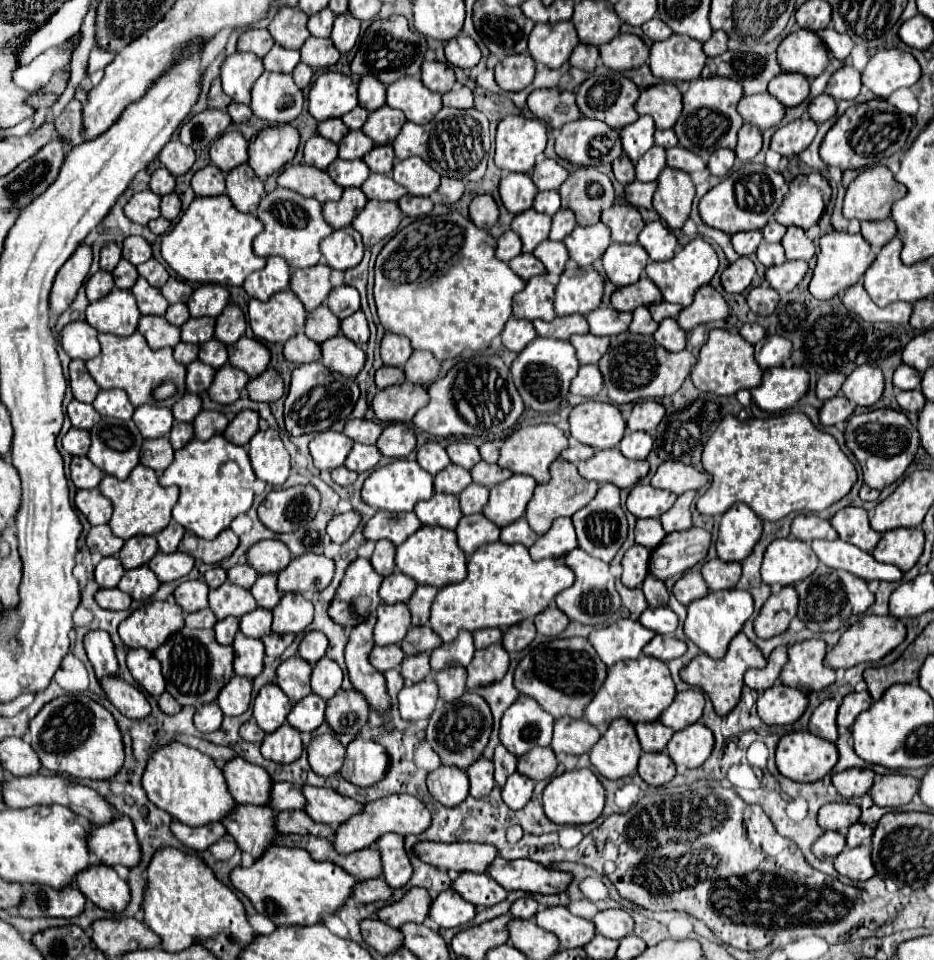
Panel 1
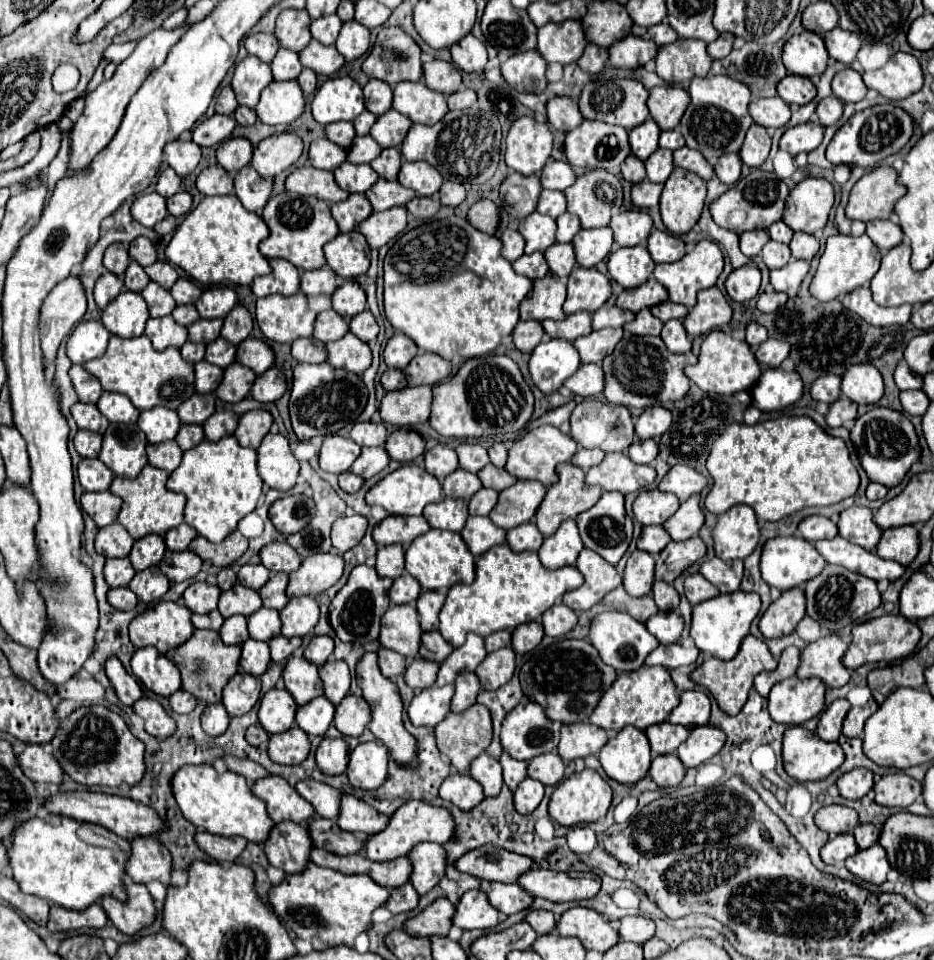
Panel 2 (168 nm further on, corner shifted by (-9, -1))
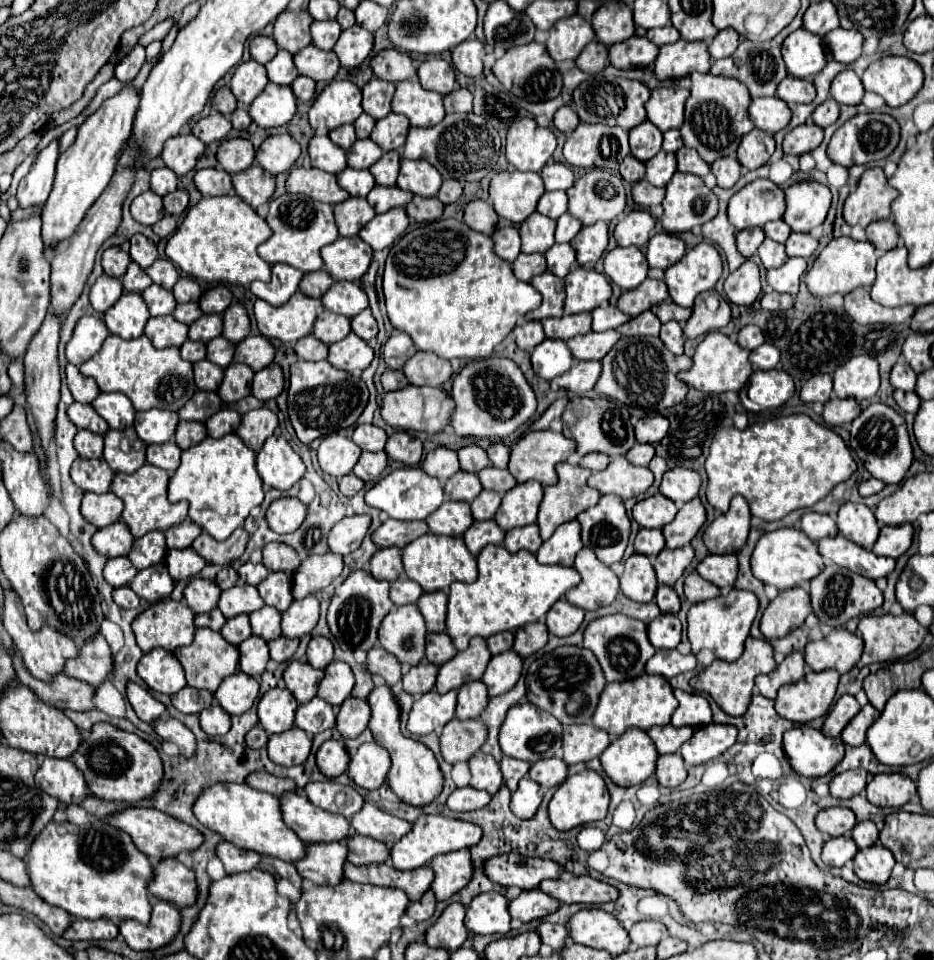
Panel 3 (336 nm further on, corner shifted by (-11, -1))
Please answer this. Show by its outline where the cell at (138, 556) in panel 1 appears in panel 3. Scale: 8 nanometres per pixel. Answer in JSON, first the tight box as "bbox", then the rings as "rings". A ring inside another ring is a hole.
{"bbox":[130,531,168,569],"rings":[[[150,531],[144,537],[134,541],[134,547],[130,551],[130,561],[136,569],[146,569],[150,565],[156,565],[164,559],[168,547],[162,531]]]}

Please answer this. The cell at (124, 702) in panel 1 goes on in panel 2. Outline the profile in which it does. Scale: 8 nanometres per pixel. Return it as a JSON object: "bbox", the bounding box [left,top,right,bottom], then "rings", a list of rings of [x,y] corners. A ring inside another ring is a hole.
{"bbox":[134,699,176,739],"rings":[[[142,699],[134,707],[134,713],[138,713],[146,721],[146,731],[156,739],[168,739],[176,733],[174,719],[164,711],[164,707],[158,701]]]}

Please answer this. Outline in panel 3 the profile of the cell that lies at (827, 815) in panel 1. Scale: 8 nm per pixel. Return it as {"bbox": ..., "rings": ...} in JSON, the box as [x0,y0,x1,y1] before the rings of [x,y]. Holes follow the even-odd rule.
{"bbox":[816,807,856,837],"rings":[[[828,807],[816,815],[816,827],[830,837],[850,835],[854,825],[856,825],[856,815],[846,807]]]}

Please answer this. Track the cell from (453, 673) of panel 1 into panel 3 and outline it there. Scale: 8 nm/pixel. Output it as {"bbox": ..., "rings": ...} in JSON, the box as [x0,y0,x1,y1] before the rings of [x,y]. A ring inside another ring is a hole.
{"bbox":[458,681,488,719],"rings":[[[468,681],[458,689],[458,719],[476,719],[488,705],[488,691],[482,681]]]}

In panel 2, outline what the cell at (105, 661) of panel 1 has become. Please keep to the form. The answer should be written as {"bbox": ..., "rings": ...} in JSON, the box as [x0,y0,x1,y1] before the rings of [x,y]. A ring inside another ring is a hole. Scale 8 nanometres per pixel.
{"bbox":[104,657,144,707],"rings":[[[110,657],[110,659],[106,661],[104,669],[106,669],[106,675],[108,675],[112,687],[116,689],[118,699],[120,699],[124,705],[132,707],[136,701],[140,701],[140,699],[144,697],[142,687],[138,685],[138,681],[136,681],[130,673],[126,673],[126,669],[122,667],[122,663],[120,663],[116,657]]]}

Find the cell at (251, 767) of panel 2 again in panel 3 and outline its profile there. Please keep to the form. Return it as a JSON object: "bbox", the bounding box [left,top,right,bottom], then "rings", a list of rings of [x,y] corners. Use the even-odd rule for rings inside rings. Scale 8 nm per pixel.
{"bbox":[246,771,296,797],"rings":[[[254,771],[252,775],[246,777],[246,783],[254,789],[260,789],[260,791],[266,791],[266,793],[272,793],[274,797],[282,795],[284,791],[294,791],[296,789],[296,783],[292,779],[284,779],[284,777],[276,777],[276,775],[270,775],[266,771]]]}

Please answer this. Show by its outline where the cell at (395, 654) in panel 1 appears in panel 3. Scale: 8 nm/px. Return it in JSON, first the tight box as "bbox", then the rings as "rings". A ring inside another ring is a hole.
{"bbox":[366,647,402,685],"rings":[[[374,647],[372,651],[368,651],[366,667],[370,673],[380,675],[388,685],[396,685],[402,679],[400,663],[396,661],[396,657],[392,657],[392,653],[382,647]]]}

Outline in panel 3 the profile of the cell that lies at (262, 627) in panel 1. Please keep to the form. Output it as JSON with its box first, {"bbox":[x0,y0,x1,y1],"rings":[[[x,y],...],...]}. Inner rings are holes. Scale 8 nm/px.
{"bbox":[250,605,282,641],"rings":[[[264,605],[256,613],[250,613],[250,625],[252,625],[252,635],[264,637],[266,641],[272,641],[282,635],[280,631],[280,611]]]}

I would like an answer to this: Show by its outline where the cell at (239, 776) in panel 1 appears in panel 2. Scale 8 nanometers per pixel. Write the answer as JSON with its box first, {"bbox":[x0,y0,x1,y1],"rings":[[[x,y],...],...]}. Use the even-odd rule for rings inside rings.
{"bbox":[252,775,314,825],"rings":[[[270,775],[262,781],[256,781],[252,785],[252,791],[266,801],[268,813],[274,823],[294,821],[308,825],[314,817],[314,807],[306,799],[302,799],[298,791],[282,777]]]}

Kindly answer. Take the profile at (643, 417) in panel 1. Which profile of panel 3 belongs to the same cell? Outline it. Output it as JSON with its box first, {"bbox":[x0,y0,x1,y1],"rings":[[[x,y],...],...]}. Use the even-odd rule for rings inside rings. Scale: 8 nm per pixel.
{"bbox":[634,415,668,443],"rings":[[[648,415],[642,417],[634,431],[636,431],[636,441],[638,443],[658,443],[666,433],[668,433],[668,419],[664,415]]]}

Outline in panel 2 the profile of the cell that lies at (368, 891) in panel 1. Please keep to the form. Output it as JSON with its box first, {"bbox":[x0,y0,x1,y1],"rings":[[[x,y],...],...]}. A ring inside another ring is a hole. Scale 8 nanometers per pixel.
{"bbox":[386,885,420,915],"rings":[[[402,885],[402,889],[394,889],[390,893],[390,901],[386,903],[386,909],[390,909],[394,915],[396,913],[408,913],[418,905],[420,895],[412,885]]]}

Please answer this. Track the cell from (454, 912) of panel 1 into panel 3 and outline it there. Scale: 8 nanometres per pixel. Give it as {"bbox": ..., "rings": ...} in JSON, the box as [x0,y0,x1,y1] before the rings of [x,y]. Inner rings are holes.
{"bbox":[464,891,510,935],"rings":[[[496,891],[476,895],[466,909],[464,925],[478,935],[506,935],[510,931],[508,899]]]}

